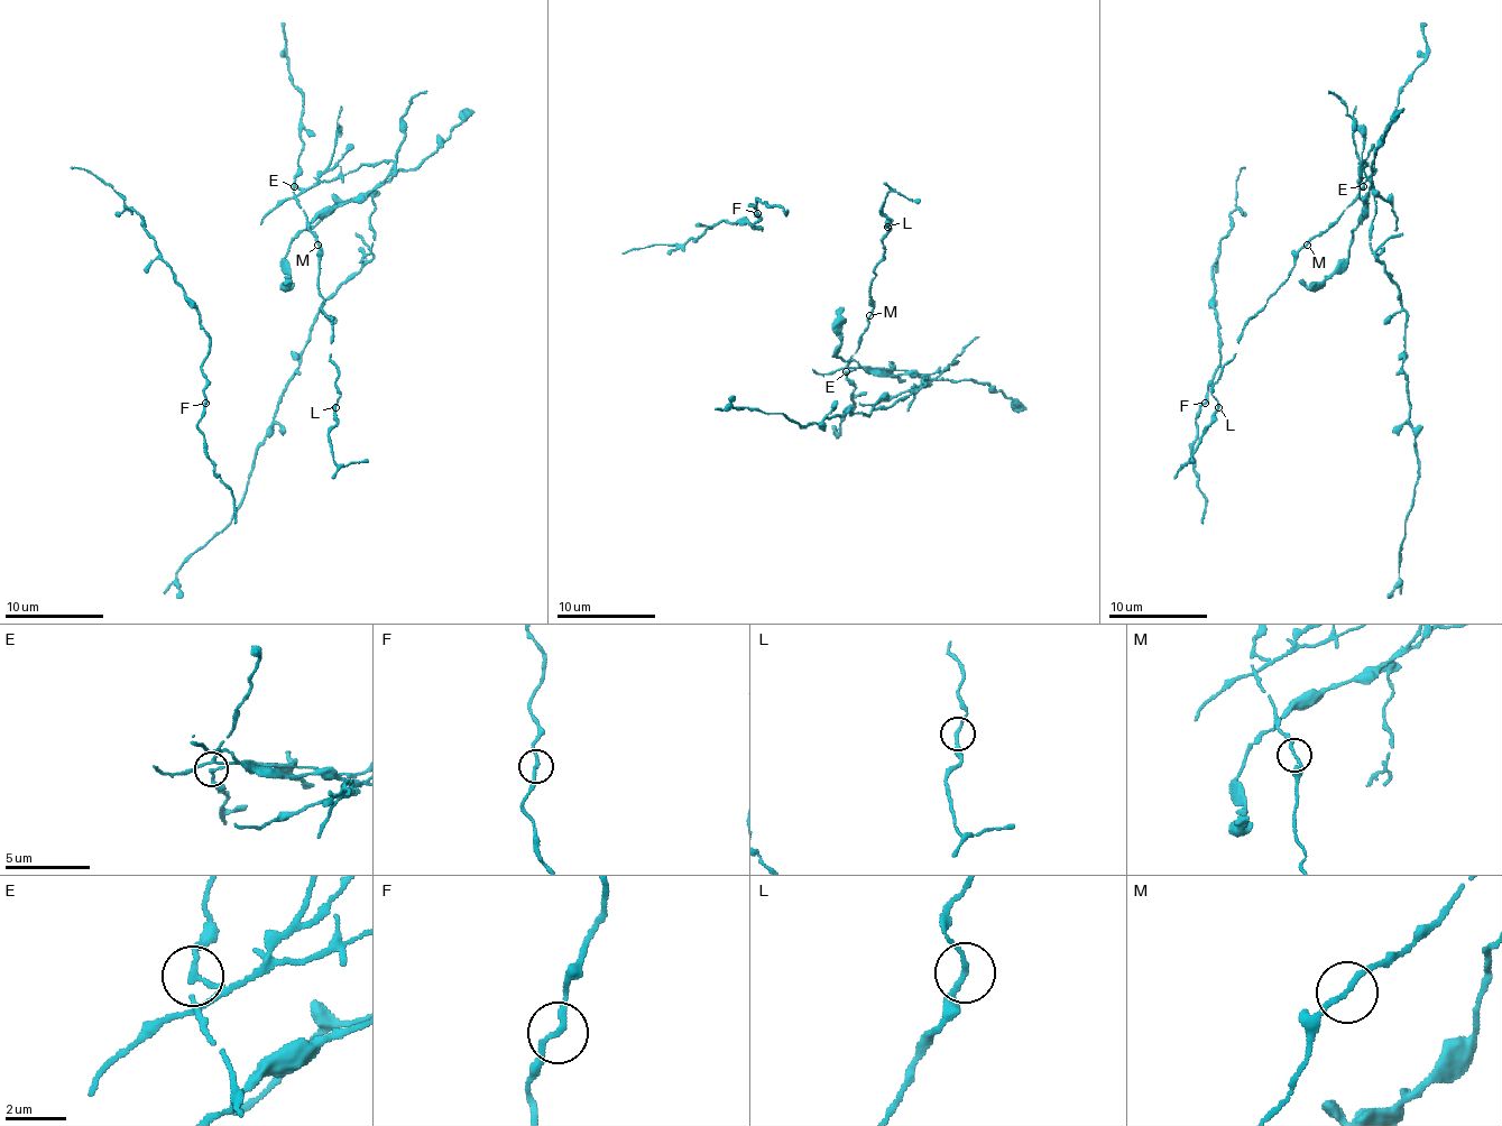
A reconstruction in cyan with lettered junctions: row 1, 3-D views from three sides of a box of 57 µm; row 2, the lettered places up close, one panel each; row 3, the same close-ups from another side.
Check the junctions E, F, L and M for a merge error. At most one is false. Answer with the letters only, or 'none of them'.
E

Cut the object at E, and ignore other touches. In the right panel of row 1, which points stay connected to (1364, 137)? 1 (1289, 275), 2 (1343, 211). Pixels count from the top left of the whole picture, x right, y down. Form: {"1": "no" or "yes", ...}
{"1": "no", "2": "no"}

